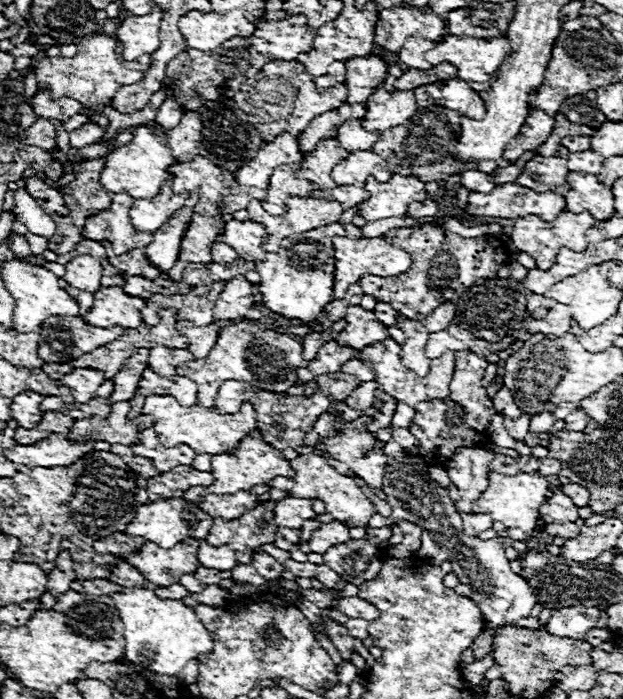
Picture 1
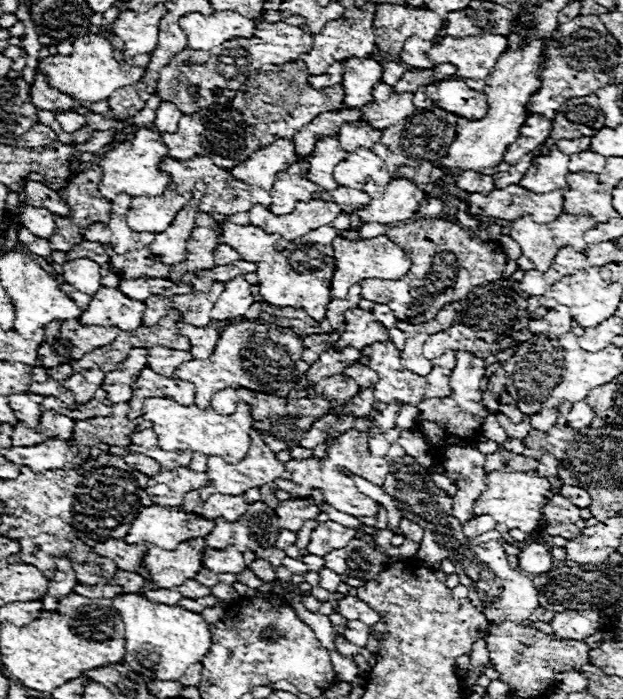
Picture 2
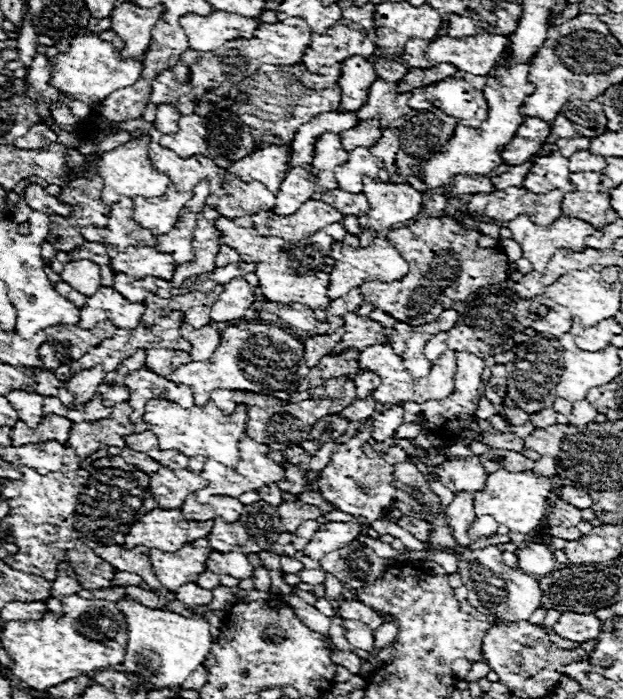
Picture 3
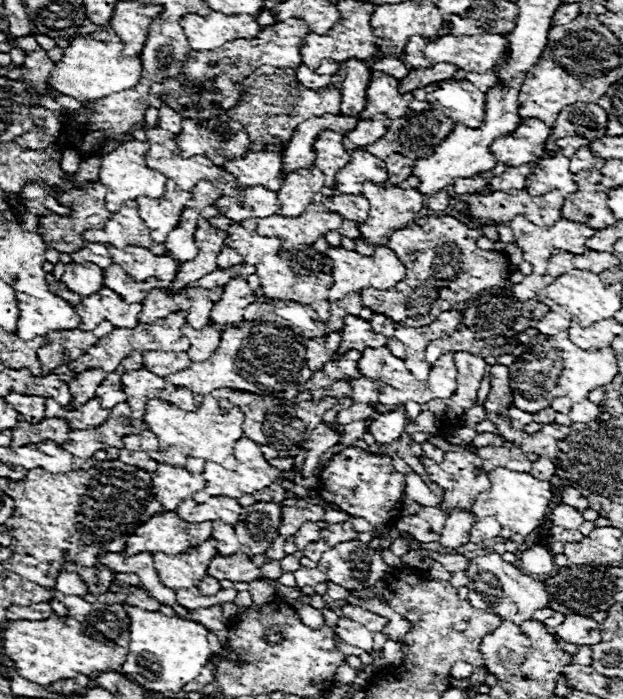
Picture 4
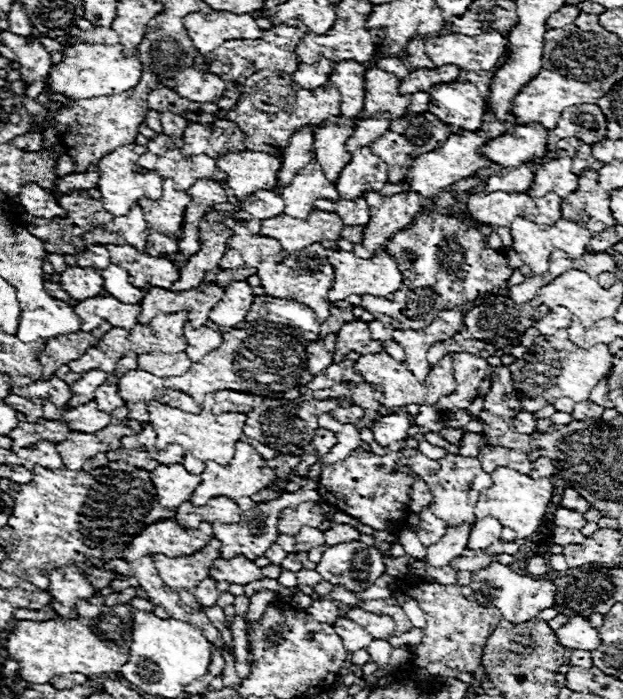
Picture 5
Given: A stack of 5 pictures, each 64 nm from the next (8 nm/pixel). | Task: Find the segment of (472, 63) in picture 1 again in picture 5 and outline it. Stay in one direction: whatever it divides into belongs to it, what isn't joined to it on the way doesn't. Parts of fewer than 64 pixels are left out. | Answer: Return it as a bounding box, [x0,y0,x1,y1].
[426,32,508,72]

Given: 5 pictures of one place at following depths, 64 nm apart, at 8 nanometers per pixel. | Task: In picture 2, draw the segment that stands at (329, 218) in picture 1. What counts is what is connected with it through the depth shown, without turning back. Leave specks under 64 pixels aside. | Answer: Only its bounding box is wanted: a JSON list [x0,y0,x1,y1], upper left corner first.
[248,200,342,242]

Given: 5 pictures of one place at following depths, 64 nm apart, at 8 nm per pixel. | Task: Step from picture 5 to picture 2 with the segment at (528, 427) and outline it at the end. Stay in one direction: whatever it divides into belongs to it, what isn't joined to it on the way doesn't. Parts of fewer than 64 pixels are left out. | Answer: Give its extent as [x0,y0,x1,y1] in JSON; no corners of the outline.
[498,392,524,424]

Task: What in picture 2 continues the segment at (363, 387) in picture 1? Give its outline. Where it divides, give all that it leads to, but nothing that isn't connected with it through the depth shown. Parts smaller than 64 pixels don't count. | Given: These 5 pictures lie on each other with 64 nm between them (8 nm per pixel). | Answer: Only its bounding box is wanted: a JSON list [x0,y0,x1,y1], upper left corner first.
[344,388,376,418]

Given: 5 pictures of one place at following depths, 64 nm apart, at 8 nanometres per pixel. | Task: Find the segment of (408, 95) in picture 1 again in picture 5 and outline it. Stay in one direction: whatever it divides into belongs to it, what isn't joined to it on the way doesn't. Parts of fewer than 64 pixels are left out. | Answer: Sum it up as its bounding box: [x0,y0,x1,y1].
[362,66,410,118]

